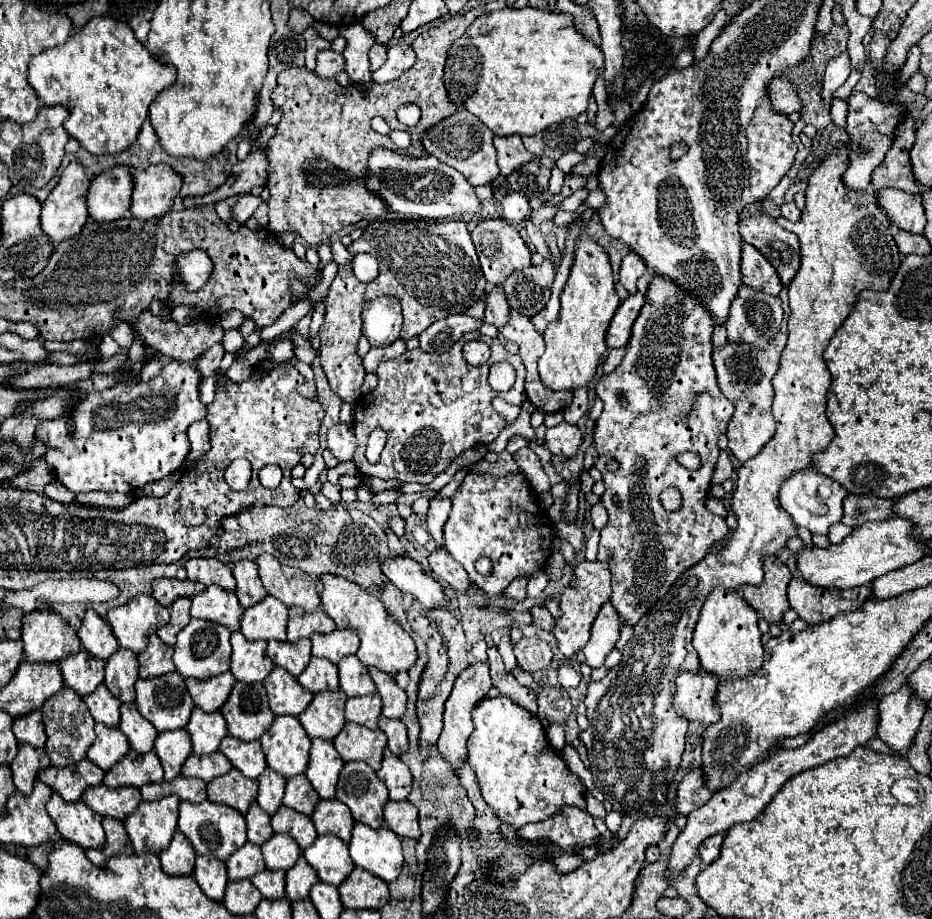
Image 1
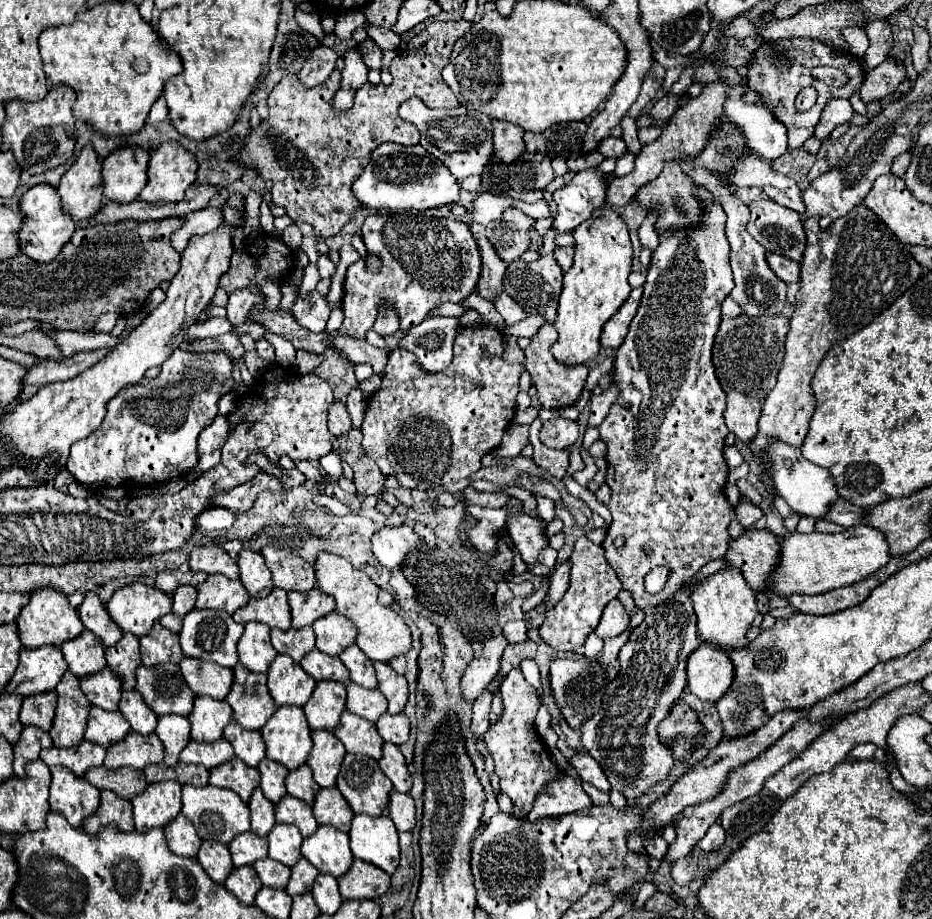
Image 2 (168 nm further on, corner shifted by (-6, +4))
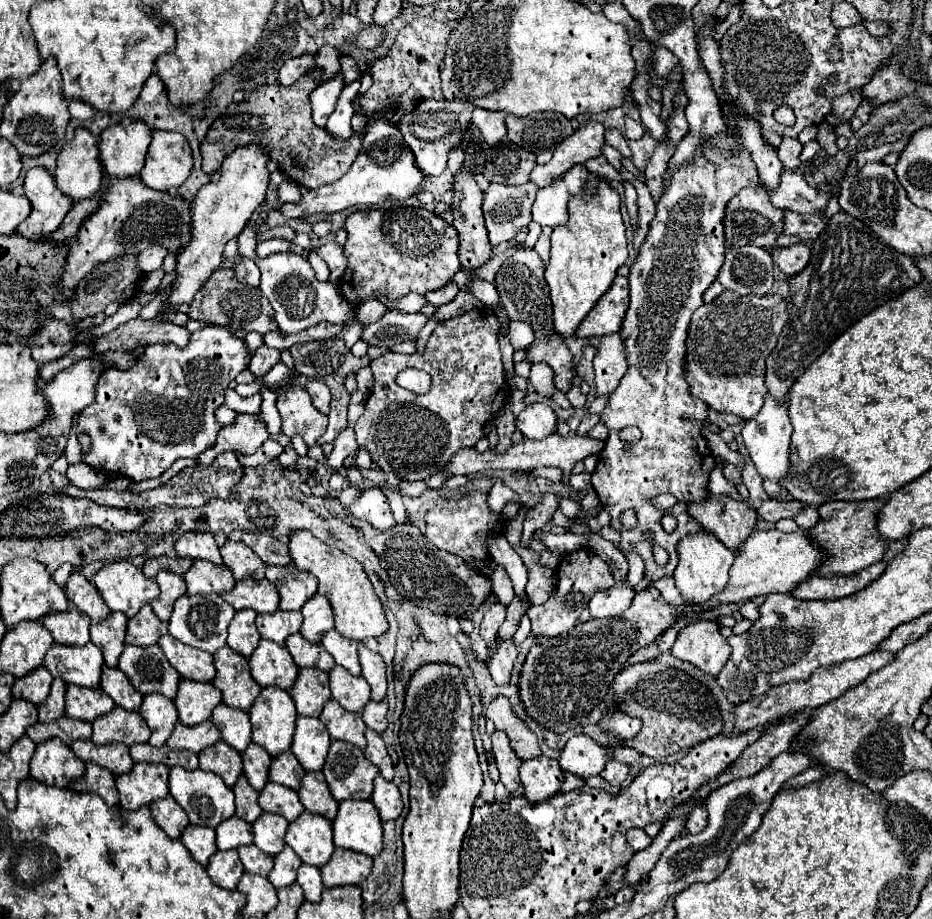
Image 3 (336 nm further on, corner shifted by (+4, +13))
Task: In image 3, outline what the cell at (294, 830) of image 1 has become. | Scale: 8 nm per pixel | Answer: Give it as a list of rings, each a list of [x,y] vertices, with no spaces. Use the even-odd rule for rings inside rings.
[[[267,782],[265,788],[259,792],[259,806],[265,812],[285,816],[289,822],[297,820],[297,816],[303,812],[299,794],[291,788],[285,788],[283,784],[275,784],[275,782]]]

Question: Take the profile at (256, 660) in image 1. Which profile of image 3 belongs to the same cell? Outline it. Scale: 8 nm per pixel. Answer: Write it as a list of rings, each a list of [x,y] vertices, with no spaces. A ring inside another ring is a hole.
[[[239,610],[229,624],[227,644],[245,658],[249,658],[253,654],[253,650],[257,648],[257,644],[261,640],[257,626],[255,626],[255,616],[257,616],[257,612],[253,612],[253,610]]]

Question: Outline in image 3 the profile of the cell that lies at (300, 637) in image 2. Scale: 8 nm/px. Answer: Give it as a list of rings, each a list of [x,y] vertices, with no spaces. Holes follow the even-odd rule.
[[[277,610],[275,614],[259,614],[257,616],[257,628],[261,638],[273,640],[277,644],[285,644],[285,640],[291,634],[297,634],[301,630],[303,616],[301,612],[281,612]]]

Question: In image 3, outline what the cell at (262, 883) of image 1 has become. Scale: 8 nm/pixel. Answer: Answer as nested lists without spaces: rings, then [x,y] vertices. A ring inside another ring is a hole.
[[[241,846],[239,848],[239,858],[245,866],[245,872],[249,874],[259,874],[259,876],[267,876],[273,868],[273,858],[265,852],[261,852],[257,846]]]

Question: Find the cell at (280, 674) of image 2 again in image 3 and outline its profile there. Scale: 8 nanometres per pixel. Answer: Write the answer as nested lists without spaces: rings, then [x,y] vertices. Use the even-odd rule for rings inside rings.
[[[269,640],[259,642],[257,650],[249,658],[249,666],[251,676],[259,686],[277,686],[285,692],[291,690],[299,674],[299,666],[293,662],[289,650]]]

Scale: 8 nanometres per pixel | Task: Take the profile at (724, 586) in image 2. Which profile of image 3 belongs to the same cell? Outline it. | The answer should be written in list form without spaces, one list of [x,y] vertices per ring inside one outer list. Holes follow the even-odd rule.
[[[701,532],[693,536],[685,536],[679,546],[679,564],[675,568],[675,586],[681,592],[681,598],[687,604],[707,604],[715,594],[721,594],[725,584],[729,582],[729,568],[733,564],[733,552],[725,548],[711,532]]]

